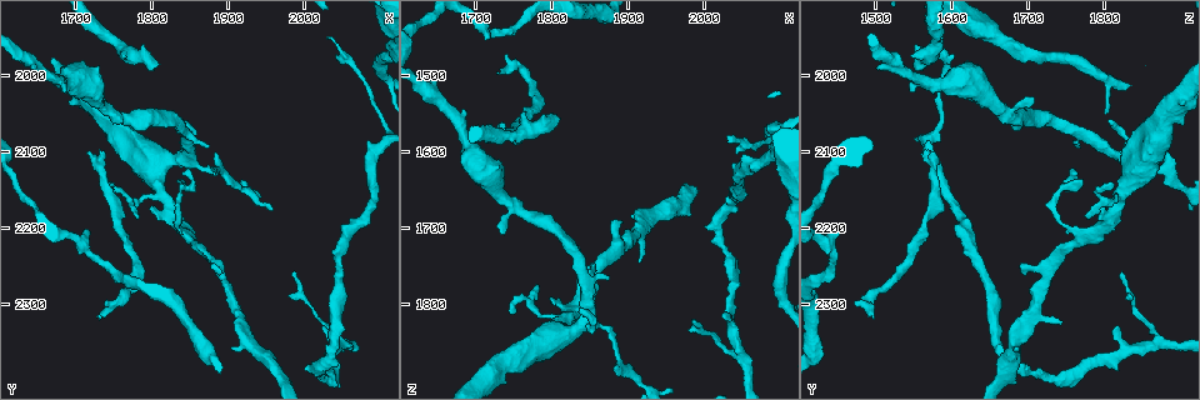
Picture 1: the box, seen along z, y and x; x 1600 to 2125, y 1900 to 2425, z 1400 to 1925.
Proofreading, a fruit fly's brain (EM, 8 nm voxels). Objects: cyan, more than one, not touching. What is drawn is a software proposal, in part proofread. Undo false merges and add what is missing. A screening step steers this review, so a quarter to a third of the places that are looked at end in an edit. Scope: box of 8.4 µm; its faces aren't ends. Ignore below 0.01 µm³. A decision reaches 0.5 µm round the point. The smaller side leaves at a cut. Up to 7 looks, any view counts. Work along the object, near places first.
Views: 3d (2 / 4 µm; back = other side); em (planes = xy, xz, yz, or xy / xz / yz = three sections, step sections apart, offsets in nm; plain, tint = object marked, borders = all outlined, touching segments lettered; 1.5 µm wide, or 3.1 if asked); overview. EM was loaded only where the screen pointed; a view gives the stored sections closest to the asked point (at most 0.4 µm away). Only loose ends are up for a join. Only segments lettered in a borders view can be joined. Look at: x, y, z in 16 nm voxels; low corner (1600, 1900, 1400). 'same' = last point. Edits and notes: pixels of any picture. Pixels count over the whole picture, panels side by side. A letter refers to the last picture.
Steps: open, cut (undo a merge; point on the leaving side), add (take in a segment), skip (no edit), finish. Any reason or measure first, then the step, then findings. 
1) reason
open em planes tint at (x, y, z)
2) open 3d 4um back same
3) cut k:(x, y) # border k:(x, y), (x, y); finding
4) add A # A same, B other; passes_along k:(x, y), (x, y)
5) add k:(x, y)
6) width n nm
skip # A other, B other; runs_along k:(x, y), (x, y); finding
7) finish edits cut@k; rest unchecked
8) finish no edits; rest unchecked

tapers out
open em planes borders at (1730, 2100, 1565)

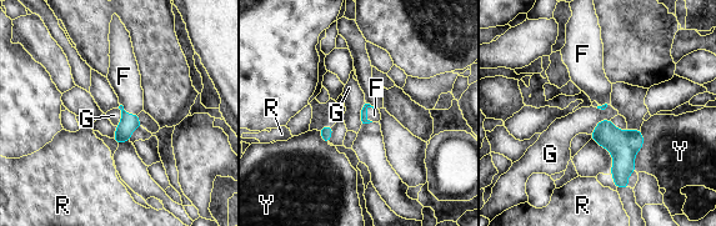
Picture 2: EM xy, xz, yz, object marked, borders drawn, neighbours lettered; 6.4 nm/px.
add F # F same, G other, R other, Y other; passes_along 2:(364, 112), (366, 115), (374, 115); the cell continues

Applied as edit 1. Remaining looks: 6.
end of a long branch
open em planes borders at (1735, 2320, 1495)

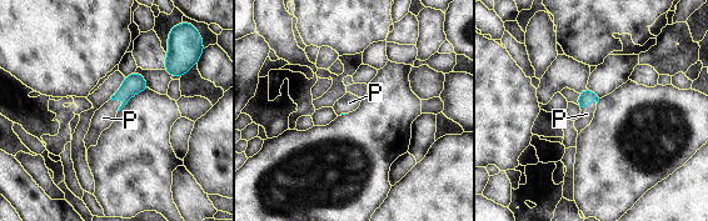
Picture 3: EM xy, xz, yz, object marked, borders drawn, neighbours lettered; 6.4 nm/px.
add P # P same; passes_along 3:(133, 84), (118, 99), (103, 117); it goes on there

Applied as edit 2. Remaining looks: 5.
open overview

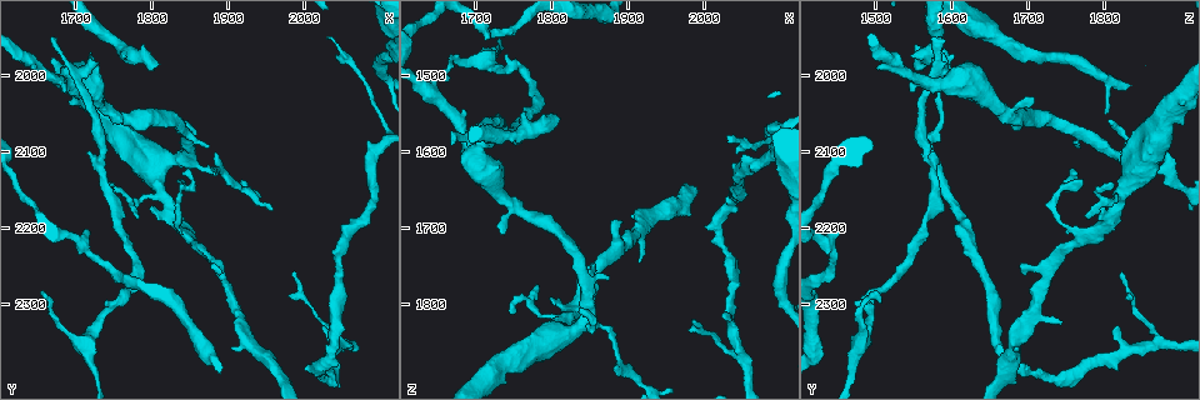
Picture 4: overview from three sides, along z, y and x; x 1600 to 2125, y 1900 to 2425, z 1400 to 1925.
open em planes plain at (1835, 2060, 1805)

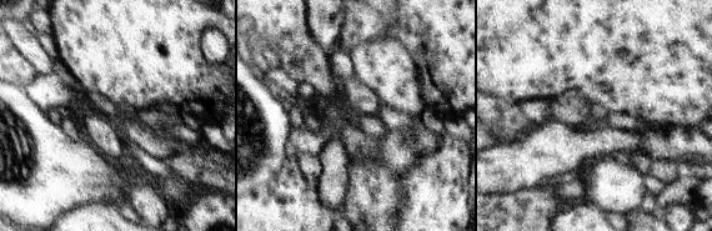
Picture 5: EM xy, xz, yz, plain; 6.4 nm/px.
where the object lies
open em planes tint same

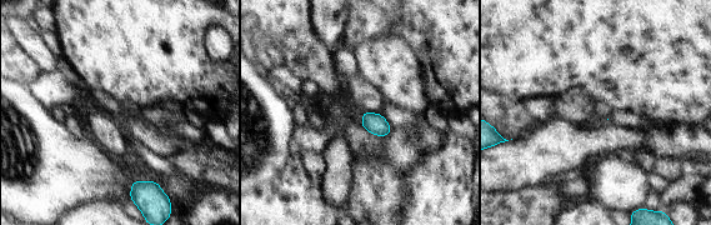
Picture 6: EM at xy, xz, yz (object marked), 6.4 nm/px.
see the neighbours
open em planes borders same

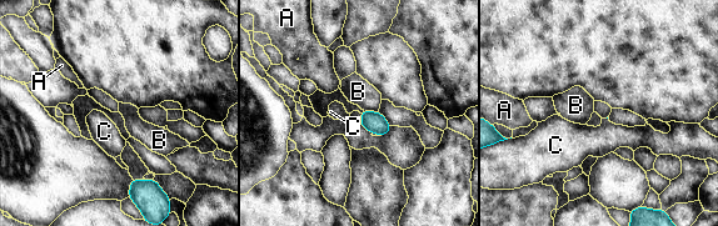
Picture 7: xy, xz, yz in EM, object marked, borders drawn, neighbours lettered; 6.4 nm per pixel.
longest_contact B 100 nm
skip # A other, B other, C other; no lettered segment goes on from it

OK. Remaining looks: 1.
finish edits add@2, add@3; rest unchecked

